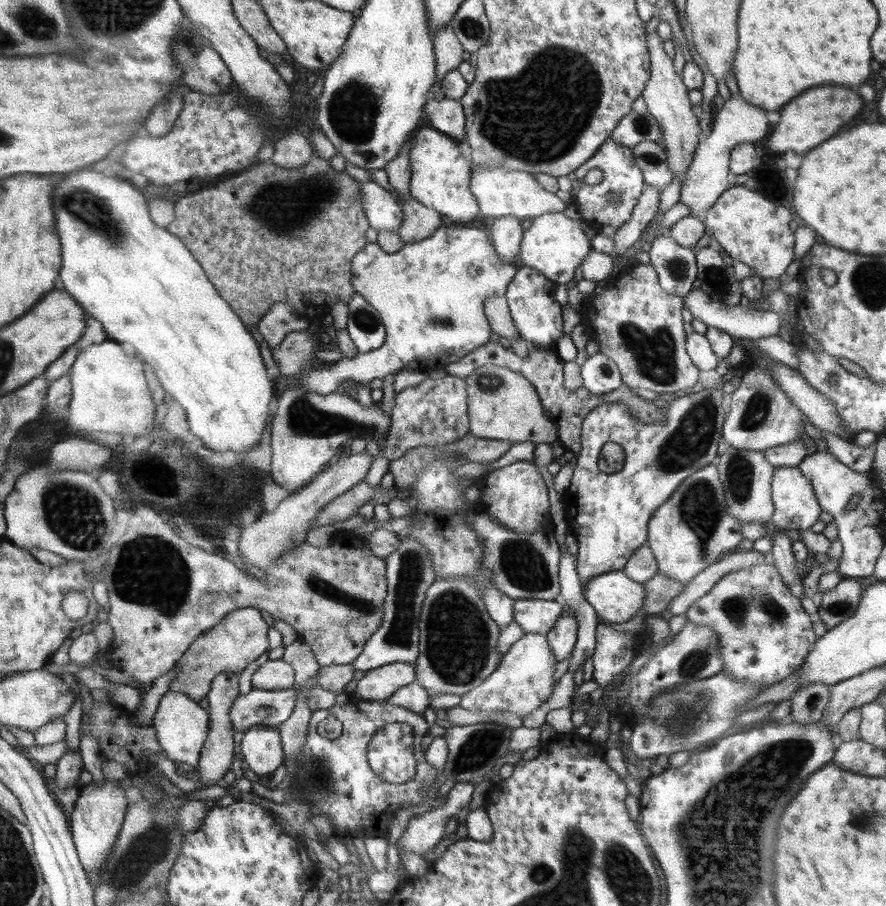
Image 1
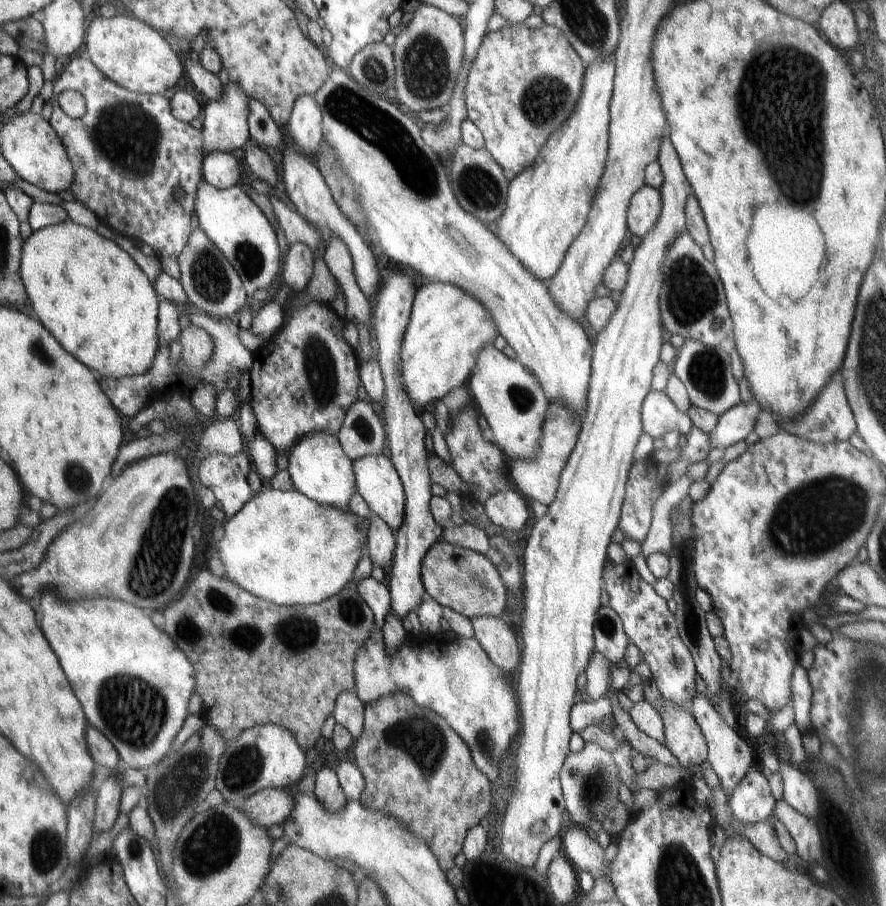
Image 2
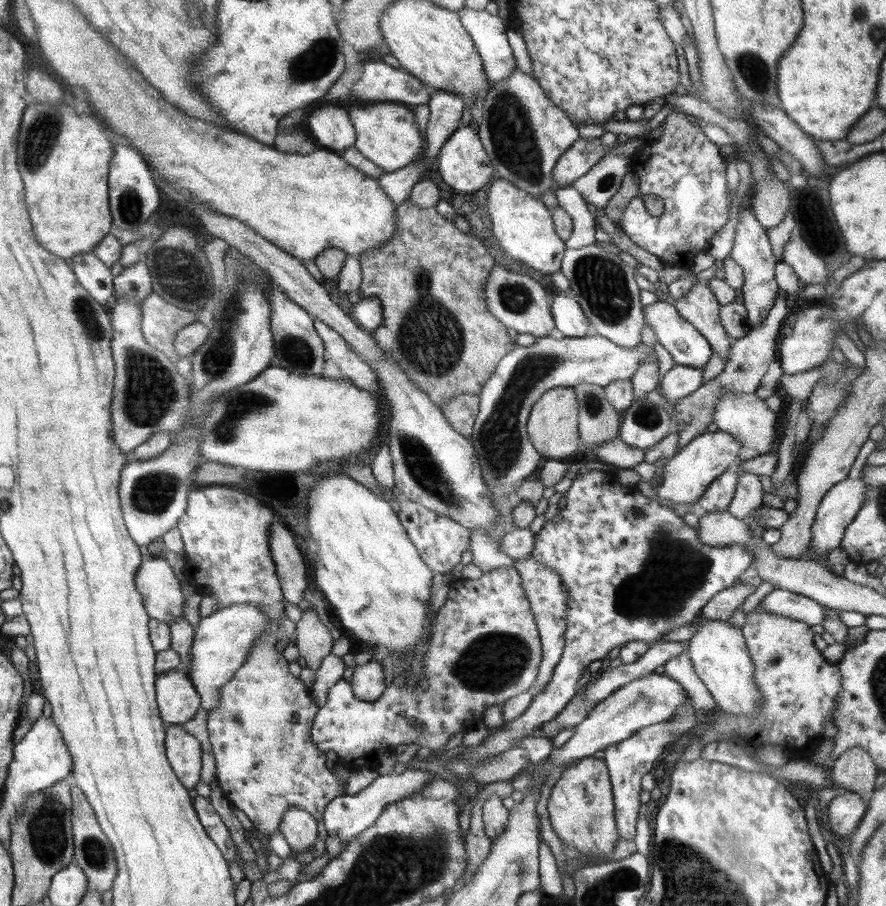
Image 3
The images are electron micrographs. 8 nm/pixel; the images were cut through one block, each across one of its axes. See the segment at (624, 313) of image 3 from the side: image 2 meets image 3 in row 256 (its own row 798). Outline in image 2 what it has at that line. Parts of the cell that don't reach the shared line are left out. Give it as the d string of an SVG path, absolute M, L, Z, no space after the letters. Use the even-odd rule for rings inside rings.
M585 742L577 753L570 752L562 765L560 774L565 809L574 825L587 828L592 821L602 821L614 808L618 797L618 782L621 782L613 750L609 751L594 742Z

